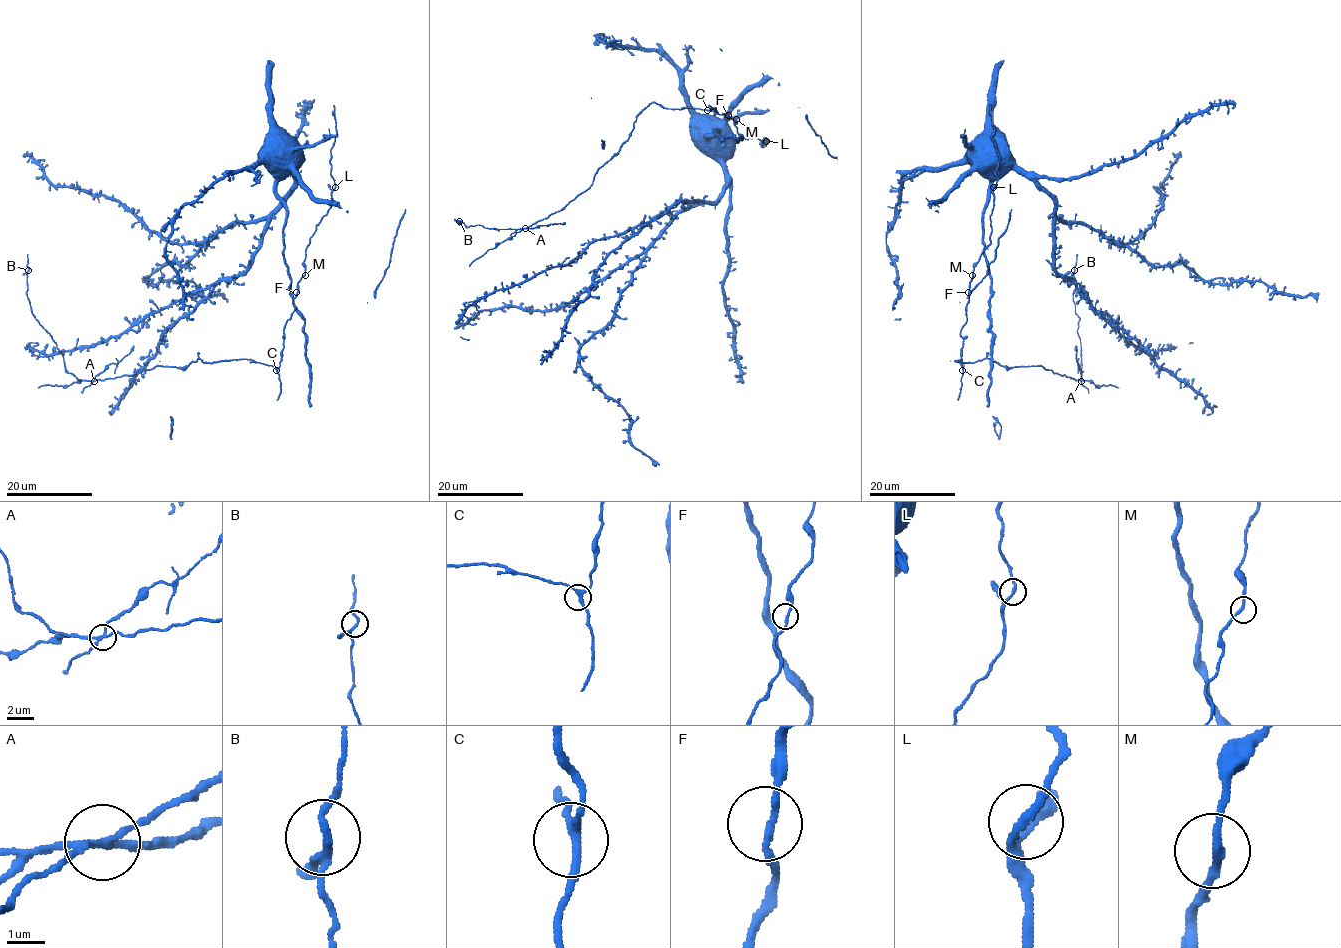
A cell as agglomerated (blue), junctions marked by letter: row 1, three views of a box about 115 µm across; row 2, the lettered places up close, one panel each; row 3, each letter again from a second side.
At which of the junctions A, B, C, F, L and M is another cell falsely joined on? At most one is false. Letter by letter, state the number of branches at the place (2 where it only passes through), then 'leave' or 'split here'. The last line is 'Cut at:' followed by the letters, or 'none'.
A: branches 4; split here
B: branches 3; leave
C: branches 3; leave
F: branches 2; leave
L: branches 3; leave
M: branches 2; leave
Cut at: A

